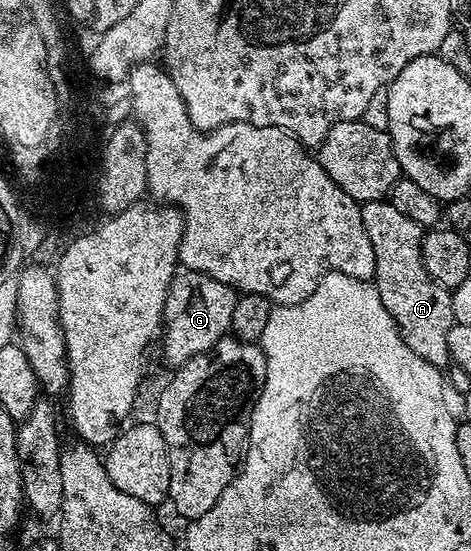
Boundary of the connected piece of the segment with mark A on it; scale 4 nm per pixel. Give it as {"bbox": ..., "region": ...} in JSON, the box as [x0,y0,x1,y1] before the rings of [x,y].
{"bbox":[361,199,455,370],"region":[[[389,199],[367,200],[361,205],[362,221],[368,230],[368,242],[372,242],[372,250],[376,254],[373,283],[376,285],[384,306],[393,314],[398,327],[409,348],[414,351],[424,362],[428,362],[439,370],[445,369],[451,363],[450,343],[448,334],[450,327],[455,324],[454,297],[451,289],[438,284],[428,274],[422,261],[422,238],[424,228],[412,221],[407,215],[396,210]]]}

